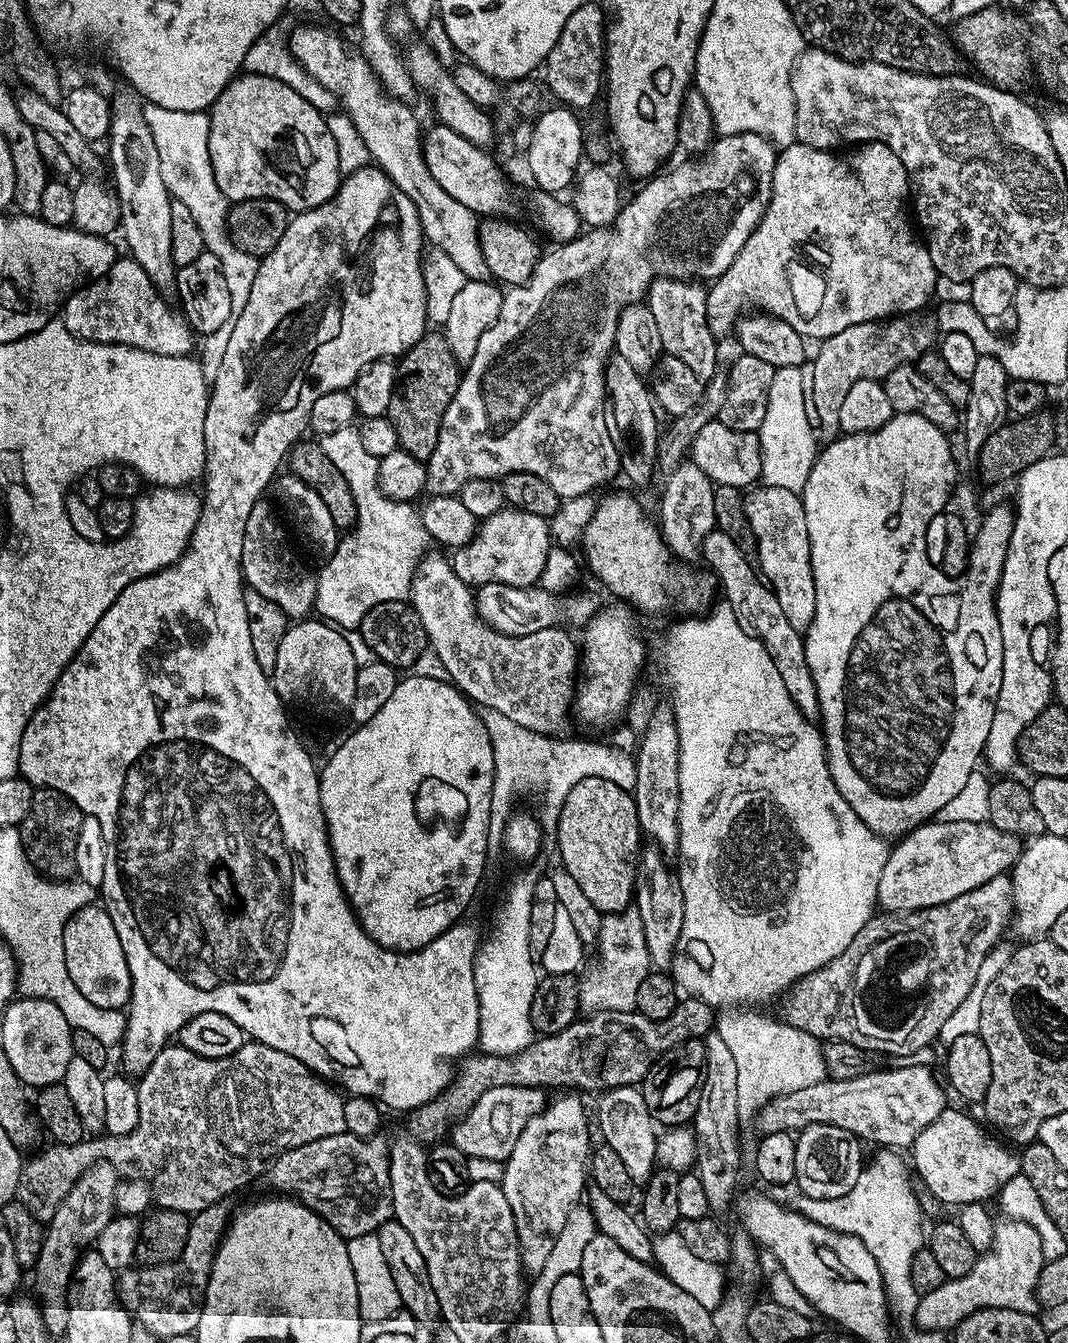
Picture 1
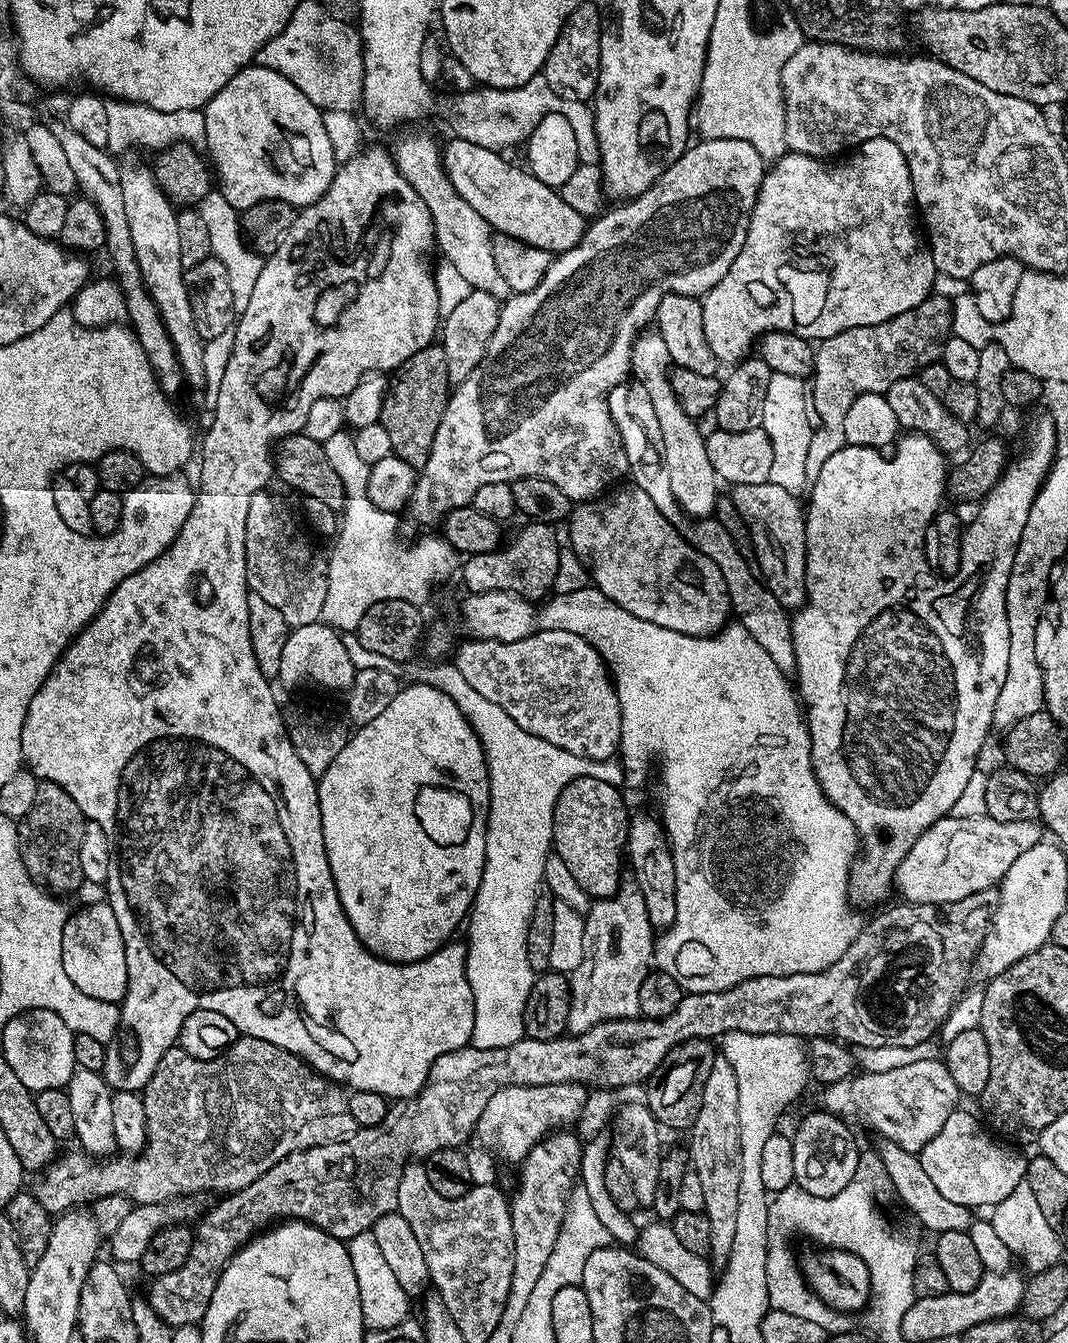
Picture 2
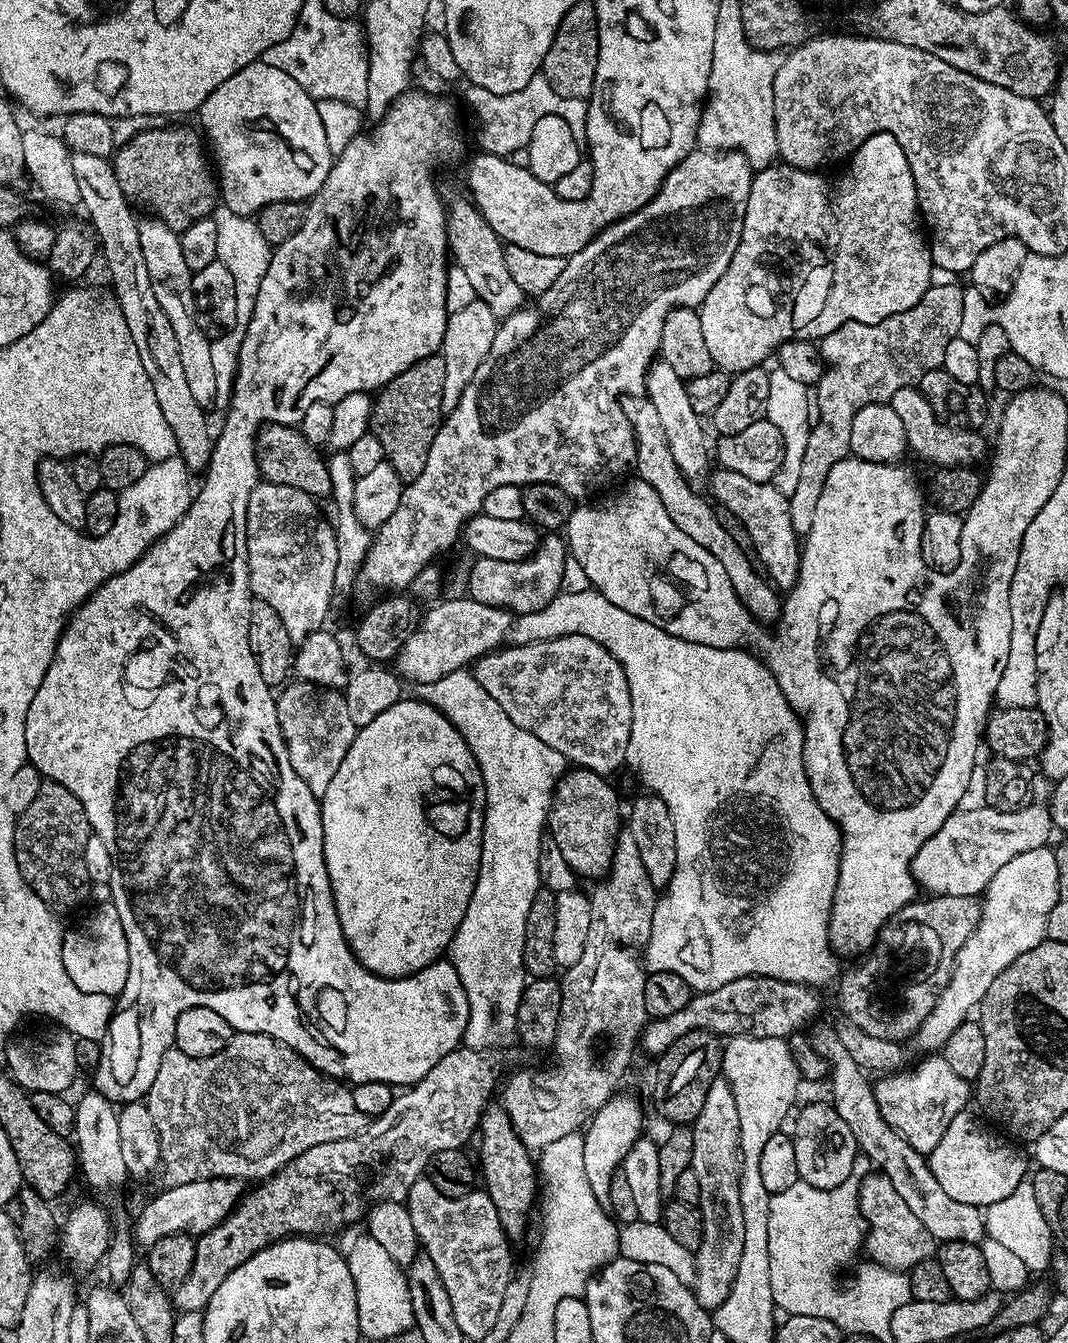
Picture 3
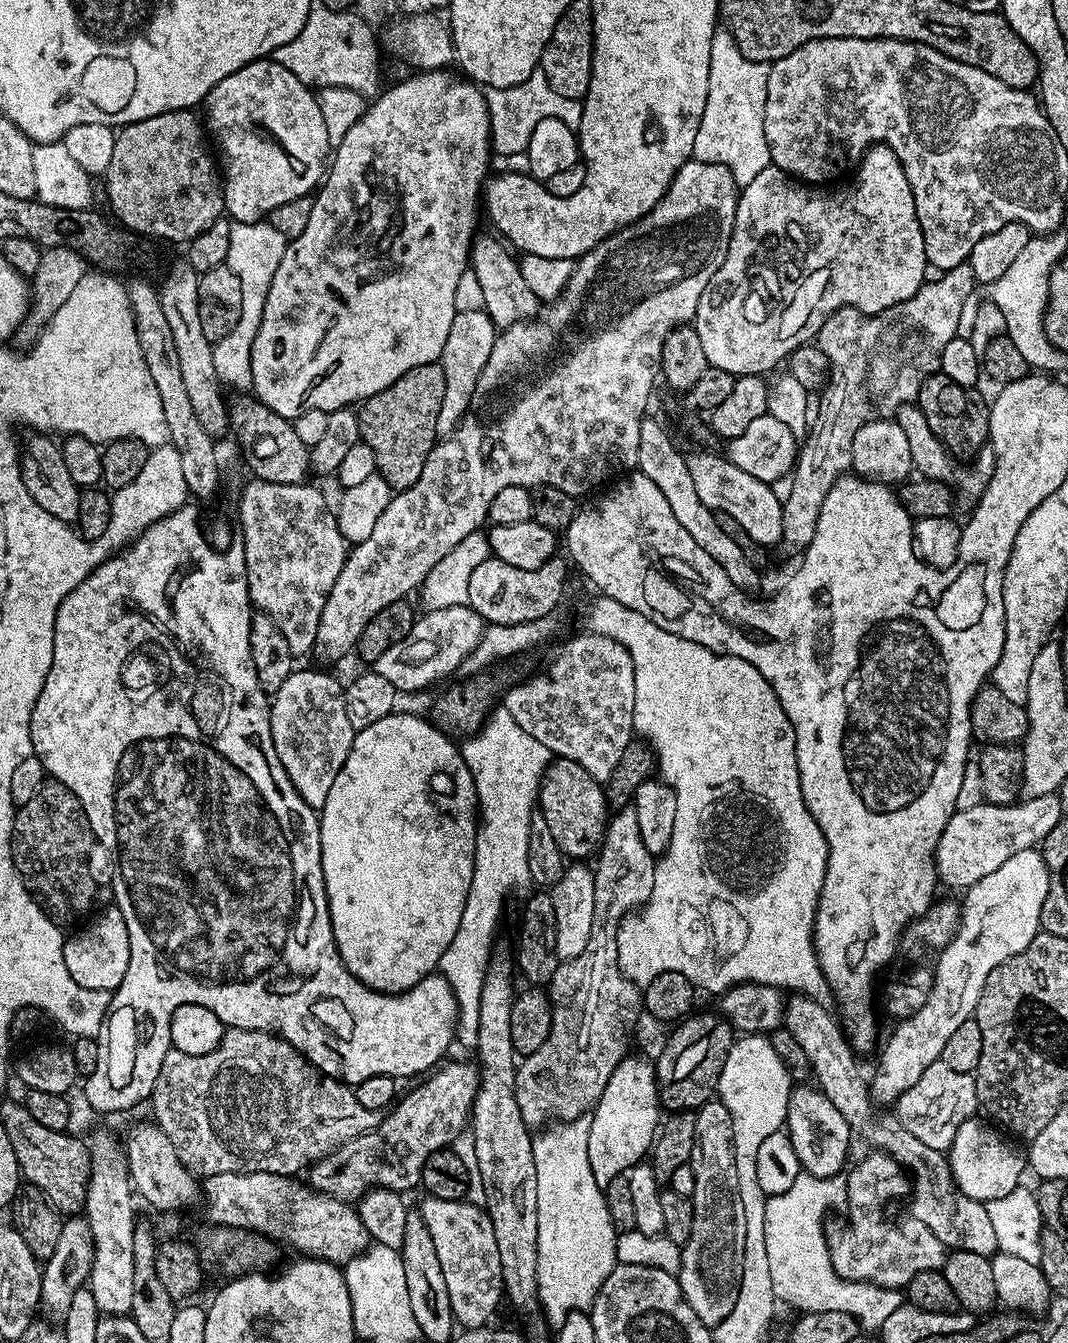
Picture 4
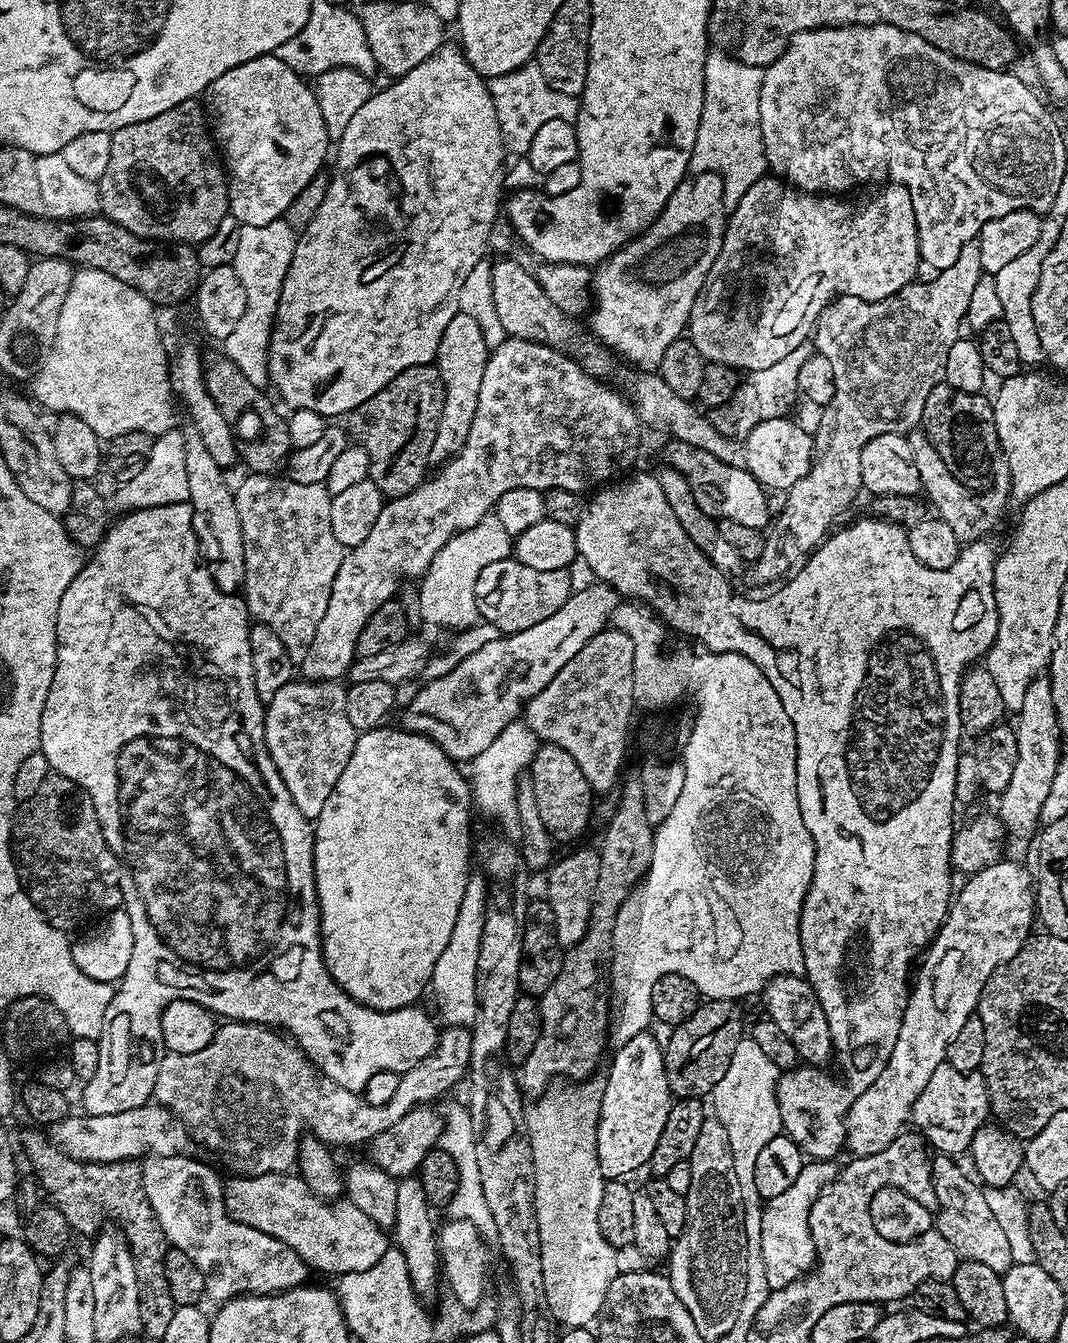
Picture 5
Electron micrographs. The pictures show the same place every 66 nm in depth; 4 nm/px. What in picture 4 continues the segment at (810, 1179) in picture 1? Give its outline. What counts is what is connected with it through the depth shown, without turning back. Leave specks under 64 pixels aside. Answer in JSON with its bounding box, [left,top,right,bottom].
[786,1086,854,1176]

